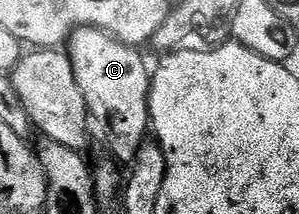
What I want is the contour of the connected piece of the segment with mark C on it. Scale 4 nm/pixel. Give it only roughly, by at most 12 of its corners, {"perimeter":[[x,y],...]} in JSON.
{"perimeter":[[80,24],[66,53],[94,134],[132,163],[152,74],[135,46]]}

